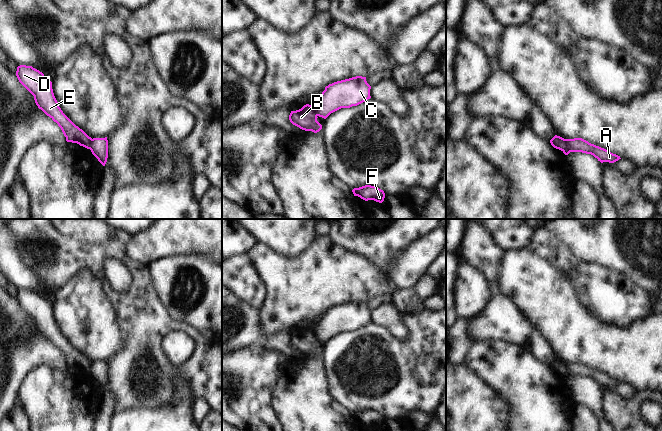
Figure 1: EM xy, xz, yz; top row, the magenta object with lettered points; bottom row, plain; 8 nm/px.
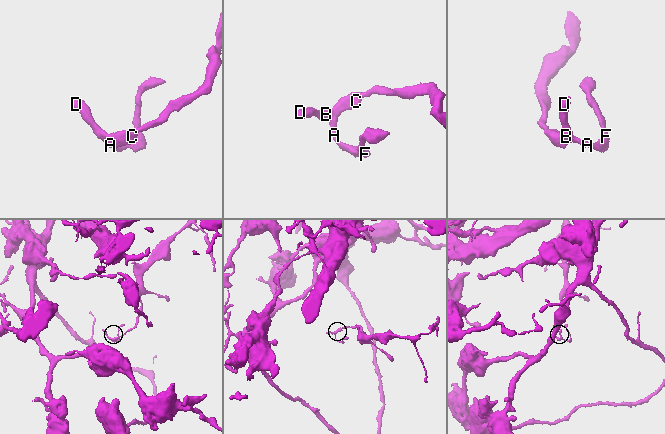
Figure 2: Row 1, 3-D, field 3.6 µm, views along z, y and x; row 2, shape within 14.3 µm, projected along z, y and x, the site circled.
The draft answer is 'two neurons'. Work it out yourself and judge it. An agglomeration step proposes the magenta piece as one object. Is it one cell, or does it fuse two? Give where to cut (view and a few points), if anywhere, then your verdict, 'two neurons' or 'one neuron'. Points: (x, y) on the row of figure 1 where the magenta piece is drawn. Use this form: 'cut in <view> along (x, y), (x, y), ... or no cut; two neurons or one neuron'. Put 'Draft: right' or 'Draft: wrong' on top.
Draft: right
cut in yz along (565, 139), (570, 151); two neurons

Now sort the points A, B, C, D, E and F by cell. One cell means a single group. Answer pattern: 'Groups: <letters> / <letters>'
Groups: A B D E F / C.

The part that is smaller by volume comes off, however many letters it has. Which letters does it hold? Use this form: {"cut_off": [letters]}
{"cut_off": ["A", "B", "D", "E", "F"]}

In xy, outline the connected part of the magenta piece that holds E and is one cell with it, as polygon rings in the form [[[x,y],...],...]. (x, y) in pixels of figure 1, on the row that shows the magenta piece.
[[[20,65],[17,67],[16,76],[34,96],[38,108],[58,124],[67,142],[90,149],[92,138],[63,113],[54,96],[52,82],[42,72],[32,66]]]

